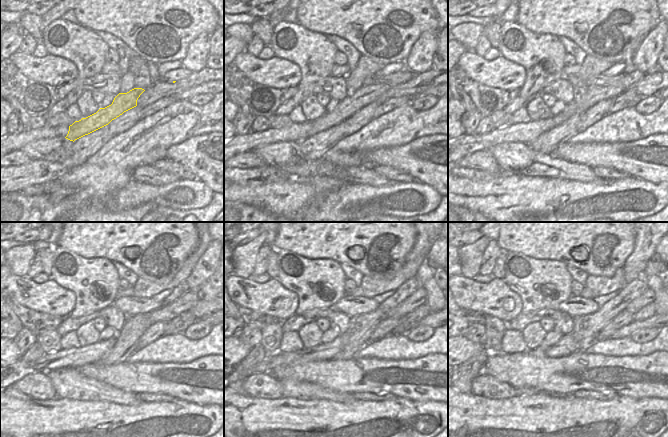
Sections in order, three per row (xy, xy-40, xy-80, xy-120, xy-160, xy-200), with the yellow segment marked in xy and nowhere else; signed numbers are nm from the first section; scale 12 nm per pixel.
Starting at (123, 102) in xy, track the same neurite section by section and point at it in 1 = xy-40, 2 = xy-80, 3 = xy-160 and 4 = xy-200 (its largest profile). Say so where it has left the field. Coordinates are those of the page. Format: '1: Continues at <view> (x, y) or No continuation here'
1: Continues at xy-40 (367, 94)
2: Continues at xy-80 (583, 100)
3: Continues at xy-160 (419, 297)
4: Continues at xy-200 (648, 296).

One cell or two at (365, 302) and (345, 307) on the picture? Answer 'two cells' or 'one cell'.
one cell

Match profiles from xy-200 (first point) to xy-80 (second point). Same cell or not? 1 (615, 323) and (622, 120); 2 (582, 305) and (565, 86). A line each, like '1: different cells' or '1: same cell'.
1: different cells
2: different cells

